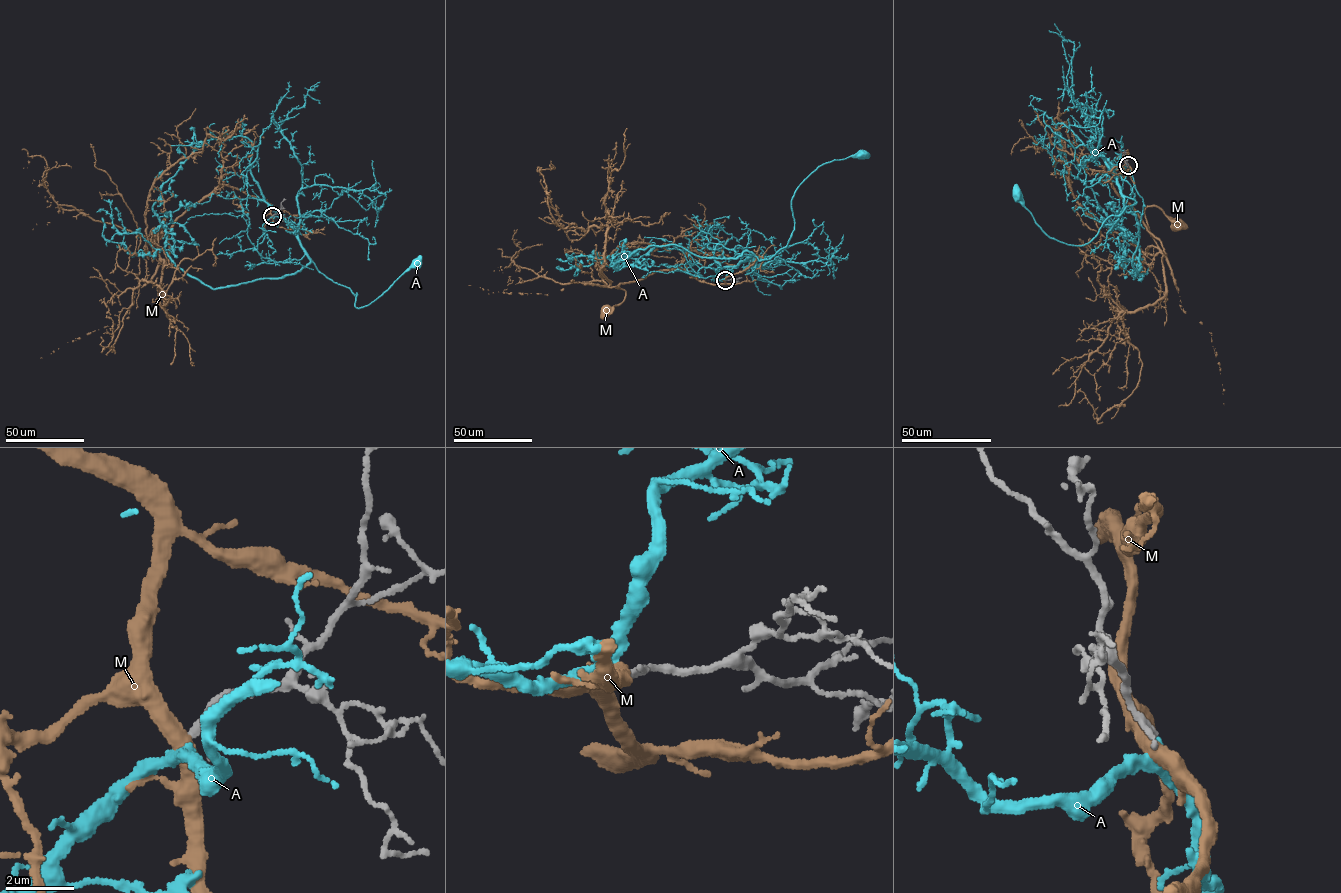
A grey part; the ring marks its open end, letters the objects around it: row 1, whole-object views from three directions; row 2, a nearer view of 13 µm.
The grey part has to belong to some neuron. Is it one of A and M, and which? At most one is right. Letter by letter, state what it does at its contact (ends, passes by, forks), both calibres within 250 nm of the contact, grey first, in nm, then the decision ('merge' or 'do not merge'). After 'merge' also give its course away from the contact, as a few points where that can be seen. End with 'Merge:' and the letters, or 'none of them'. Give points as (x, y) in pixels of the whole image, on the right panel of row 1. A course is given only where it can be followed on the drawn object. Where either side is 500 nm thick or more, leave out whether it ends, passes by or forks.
A: it passes by; calibres 170 and 240 nm; merge; course (1128, 165), (1114, 166), (1112, 174), (1120, 194), (1136, 201), (1081, 245), (1047, 235), (1018, 195)
M: it passes by; calibres 180 and 440 nm; do not merge
Merge: A

